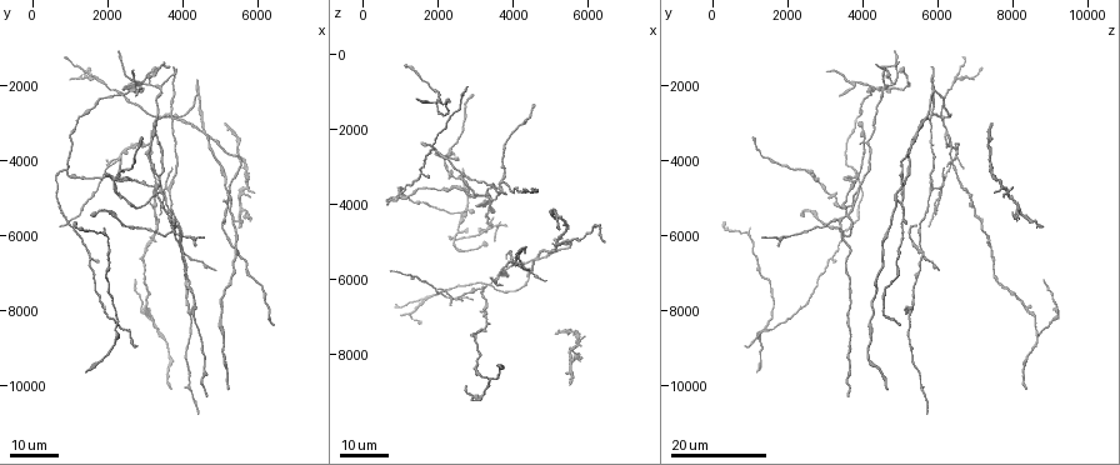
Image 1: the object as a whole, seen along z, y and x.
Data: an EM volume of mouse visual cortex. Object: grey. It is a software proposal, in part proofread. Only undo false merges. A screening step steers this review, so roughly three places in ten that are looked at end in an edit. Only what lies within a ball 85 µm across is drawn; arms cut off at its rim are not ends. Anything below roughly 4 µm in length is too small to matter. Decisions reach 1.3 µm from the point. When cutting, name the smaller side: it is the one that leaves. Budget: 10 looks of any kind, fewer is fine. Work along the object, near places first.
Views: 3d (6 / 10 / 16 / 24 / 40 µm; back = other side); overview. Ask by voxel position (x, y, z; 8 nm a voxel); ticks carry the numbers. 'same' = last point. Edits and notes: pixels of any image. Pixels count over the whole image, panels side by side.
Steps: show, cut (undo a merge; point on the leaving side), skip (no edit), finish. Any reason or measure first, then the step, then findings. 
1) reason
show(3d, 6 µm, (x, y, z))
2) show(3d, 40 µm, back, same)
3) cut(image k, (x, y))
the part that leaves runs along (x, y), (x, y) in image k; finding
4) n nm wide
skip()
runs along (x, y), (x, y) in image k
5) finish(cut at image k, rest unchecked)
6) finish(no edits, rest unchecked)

branch point
show(3d, 16 µm, (1600, 1700, 6500))

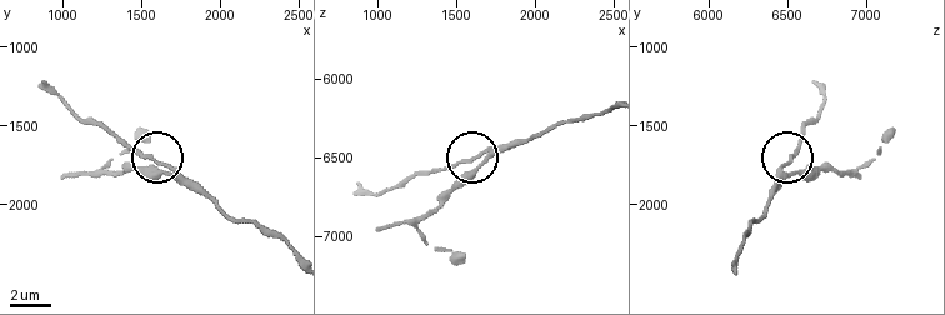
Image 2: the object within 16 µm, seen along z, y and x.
zoom in
show(3d, 10 µm, (1600, 1780, 6600))

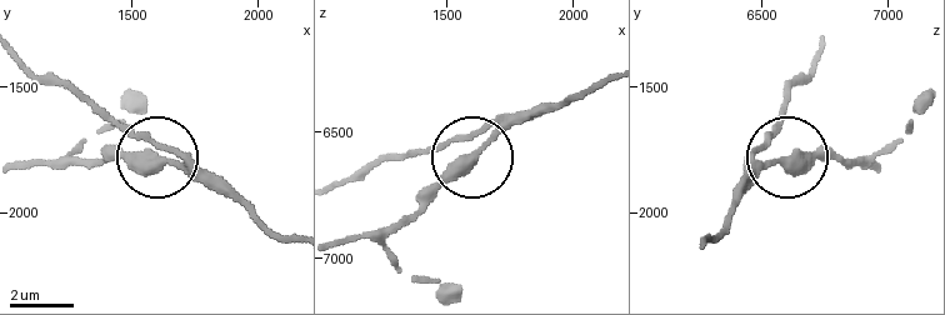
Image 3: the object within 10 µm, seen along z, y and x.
show(3d, 10 µm, back, (1610, 1790, 6590))

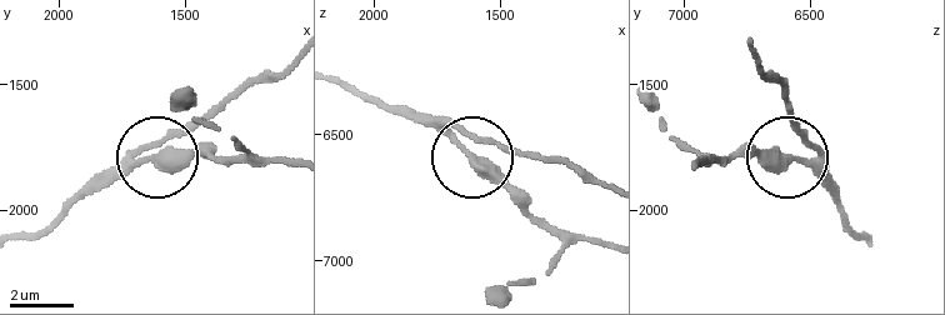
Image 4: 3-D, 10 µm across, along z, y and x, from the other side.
skip()
runs along (868, 244), (838, 198), (789, 158), (800, 139), (793, 106) in image 4; one neuron here

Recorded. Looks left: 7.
four arms meet
show(3d, 16 µm, (3400, 2900, 6100))

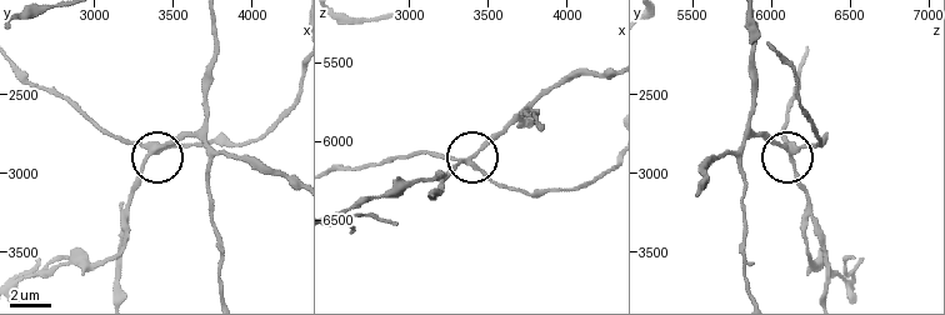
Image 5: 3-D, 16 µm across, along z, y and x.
closer look
show(3d, 6 µm, (3380, 2860, 6140))

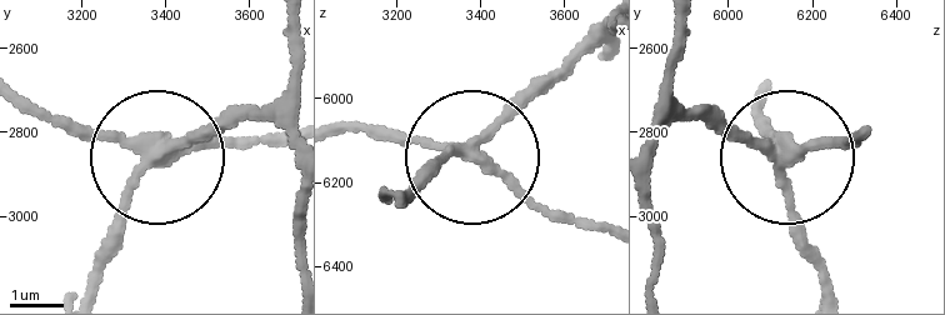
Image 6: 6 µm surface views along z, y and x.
240 nm wide
skip()
runs along (659, 129), (713, 116), (793, 156), (860, 129) in image 6; all the same neuron

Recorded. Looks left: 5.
branch point
show(3d, 24 µm, (3100, 1900, 4800))

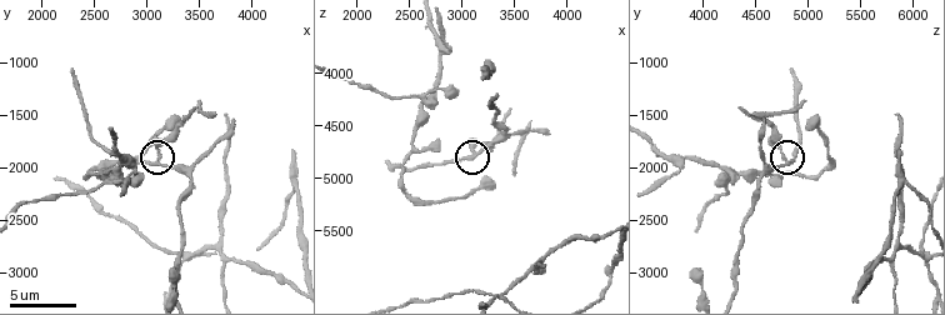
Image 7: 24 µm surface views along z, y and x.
show(3d, 6 µm, (3100, 1900, 4740))

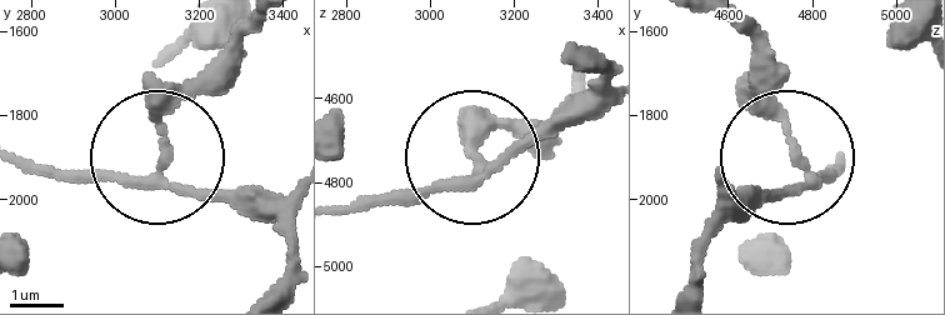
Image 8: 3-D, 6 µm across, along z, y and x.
170 nm wide
cut(image 8, (159, 113))
the part that leaves runs along (163, 179), (166, 116), (256, 21) in image 8; two neurons meet here

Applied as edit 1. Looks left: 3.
a fork
show(3d, 24 µm, (900, 4300, 3800))

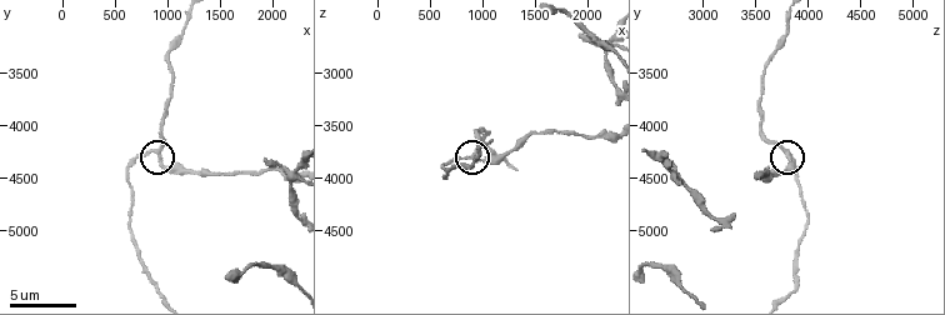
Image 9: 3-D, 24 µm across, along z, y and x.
show(3d, 10 µm, (880, 4220, 3780))

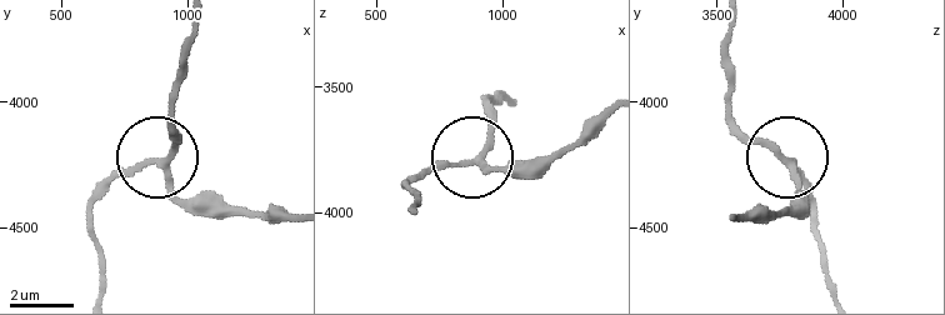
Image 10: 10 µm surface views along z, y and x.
show(3d, 10 µm, back, (890, 4240, 3790))

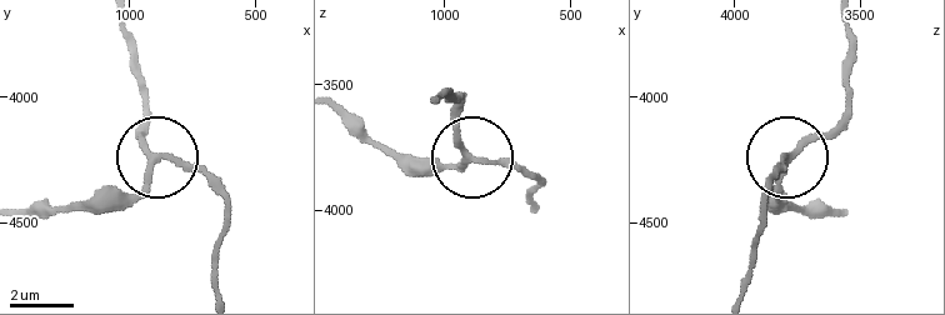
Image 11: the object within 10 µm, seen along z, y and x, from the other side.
3 arms
skip()
runs along (24, 211), (113, 204), (138, 193), (151, 158), (145, 110) in image 11; continuous, no second neuron

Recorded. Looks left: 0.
finish(cut at image 8, rest unchecked)

